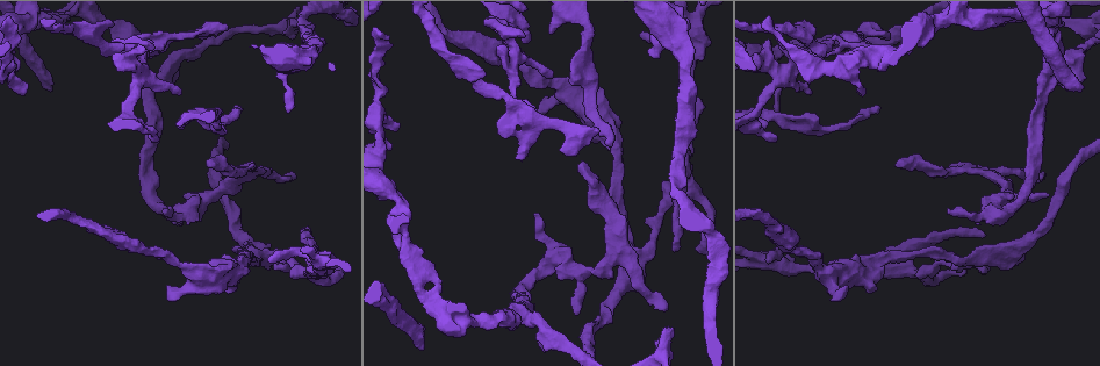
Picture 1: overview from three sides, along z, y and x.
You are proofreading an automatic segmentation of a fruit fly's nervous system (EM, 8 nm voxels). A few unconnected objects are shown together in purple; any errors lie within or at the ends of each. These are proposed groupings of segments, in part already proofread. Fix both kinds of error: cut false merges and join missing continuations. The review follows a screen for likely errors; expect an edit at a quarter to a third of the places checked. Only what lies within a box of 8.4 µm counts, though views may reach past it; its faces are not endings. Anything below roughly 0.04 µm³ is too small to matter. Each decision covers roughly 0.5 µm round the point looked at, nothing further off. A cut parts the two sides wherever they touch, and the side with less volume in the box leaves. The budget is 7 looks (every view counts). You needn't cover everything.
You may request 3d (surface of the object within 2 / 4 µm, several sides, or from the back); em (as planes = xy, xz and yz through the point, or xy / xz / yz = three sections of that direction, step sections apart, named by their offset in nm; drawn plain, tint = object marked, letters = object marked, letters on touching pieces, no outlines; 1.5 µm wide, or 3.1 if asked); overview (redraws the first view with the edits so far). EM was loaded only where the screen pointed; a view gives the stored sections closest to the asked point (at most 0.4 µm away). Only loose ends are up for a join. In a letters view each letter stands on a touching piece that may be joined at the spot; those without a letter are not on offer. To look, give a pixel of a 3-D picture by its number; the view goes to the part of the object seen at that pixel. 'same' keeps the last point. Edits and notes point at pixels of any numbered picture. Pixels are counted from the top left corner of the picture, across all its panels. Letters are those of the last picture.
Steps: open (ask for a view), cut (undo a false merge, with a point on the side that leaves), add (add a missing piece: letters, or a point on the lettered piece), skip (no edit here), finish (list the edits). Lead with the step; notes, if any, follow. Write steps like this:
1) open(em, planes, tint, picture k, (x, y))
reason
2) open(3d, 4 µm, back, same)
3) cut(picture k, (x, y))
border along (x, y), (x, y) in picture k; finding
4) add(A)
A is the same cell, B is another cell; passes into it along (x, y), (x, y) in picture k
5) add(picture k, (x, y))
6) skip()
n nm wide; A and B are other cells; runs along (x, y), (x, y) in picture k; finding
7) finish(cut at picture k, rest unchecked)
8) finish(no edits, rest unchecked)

open(em, planes, letters, picture 1, (1044, 80))
abrupt turn

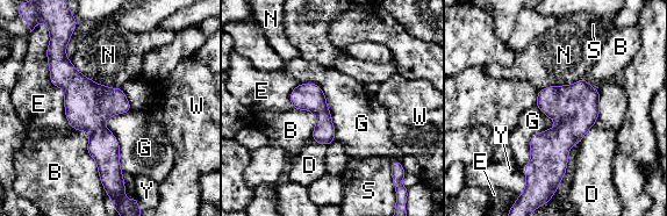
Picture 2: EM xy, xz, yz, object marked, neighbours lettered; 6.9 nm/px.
skip()
E touches over 600 nm; B, D, E, G, N, S, W and Y are other cells; runs along (62, 48), (104, 177) in picture 2; all the same neuron

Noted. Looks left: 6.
open(3d, 2 µm, picture 1, (987, 254))
side arm on a straight run

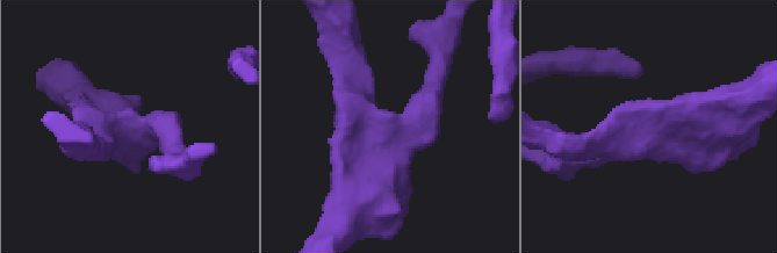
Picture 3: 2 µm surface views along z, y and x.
open(em, yz, step 4, tint, picture 3, (656, 132))
3 arms; arms of 200, 220, 300 nm

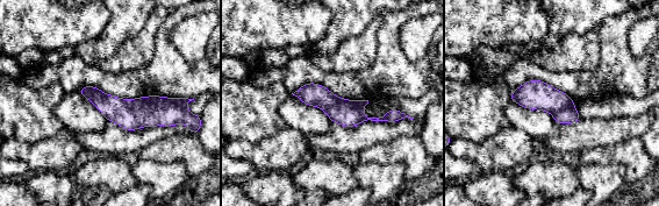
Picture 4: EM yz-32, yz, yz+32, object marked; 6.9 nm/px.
open(em, planes, letters, same)

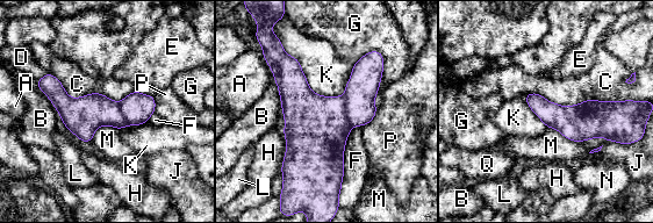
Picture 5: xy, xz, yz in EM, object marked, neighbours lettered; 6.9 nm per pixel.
cut(picture 5, (363, 86))
A, B, C, D, E, F, G, H, J, K, L, M, N, P and Q are other cells; two neurons meet here

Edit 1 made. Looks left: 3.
open(em, planes, letters, picture 1, (181, 93))

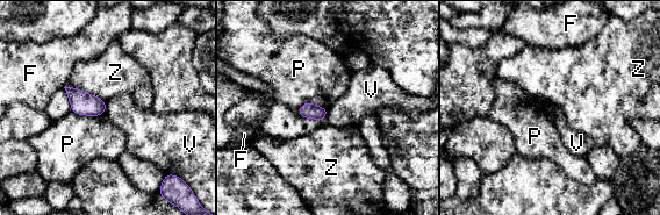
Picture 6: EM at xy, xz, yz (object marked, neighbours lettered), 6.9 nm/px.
skip()
F, P, V and Z are other cells; border along (106, 102), (103, 114) in picture 6; none of them fits

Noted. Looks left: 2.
finish(cut at picture 5, rest unchecked)

